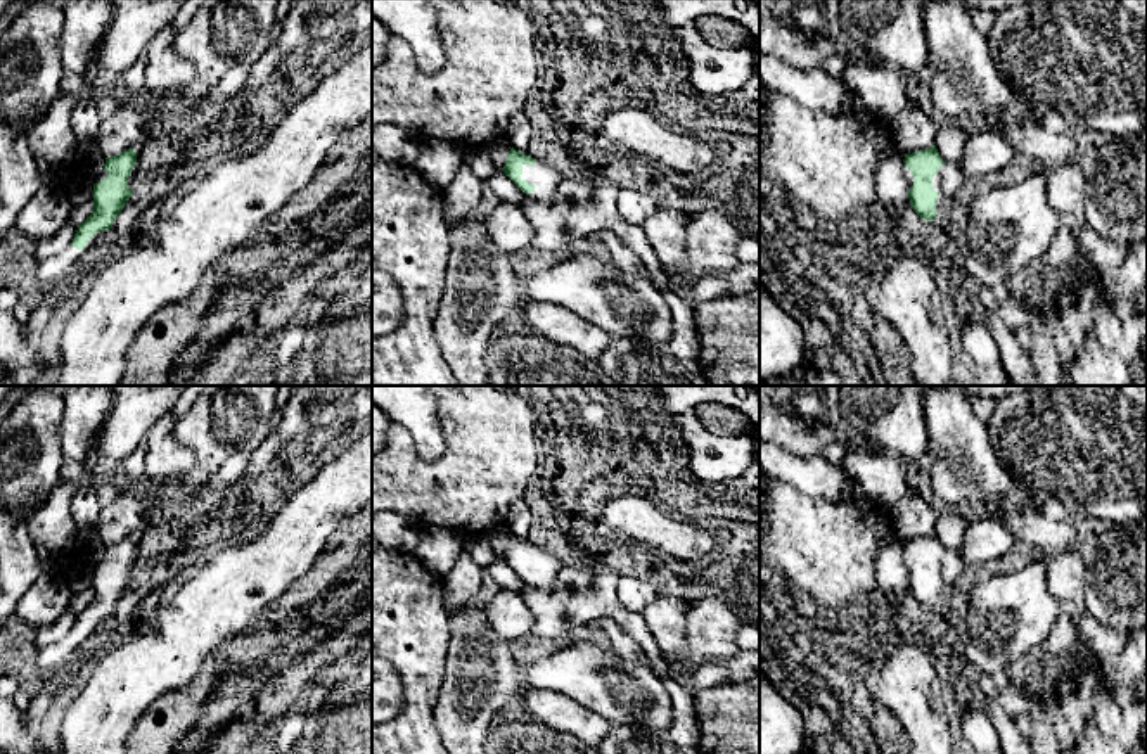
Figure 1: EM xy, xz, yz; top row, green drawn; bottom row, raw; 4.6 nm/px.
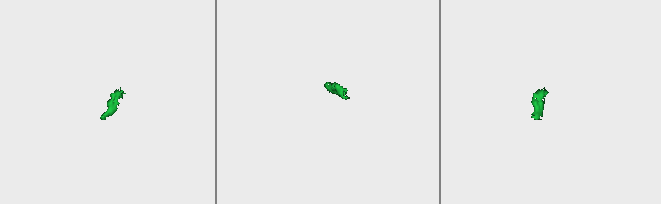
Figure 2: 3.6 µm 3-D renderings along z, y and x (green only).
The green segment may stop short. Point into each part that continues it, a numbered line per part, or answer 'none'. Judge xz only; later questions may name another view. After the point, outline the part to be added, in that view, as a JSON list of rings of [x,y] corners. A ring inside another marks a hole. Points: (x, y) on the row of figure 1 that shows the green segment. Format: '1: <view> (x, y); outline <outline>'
1: xz (544, 177); outline [[[533,157],[535,159],[535,157]],[[535,159],[533,166],[522,164],[521,180],[535,185],[531,194],[526,194],[529,199],[536,201],[552,201],[557,185],[564,180],[559,171],[541,159]]]

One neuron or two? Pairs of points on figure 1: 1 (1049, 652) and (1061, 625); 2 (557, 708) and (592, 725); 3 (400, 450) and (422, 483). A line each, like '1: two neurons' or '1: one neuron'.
1: one neuron
2: one neuron
3: one neuron

